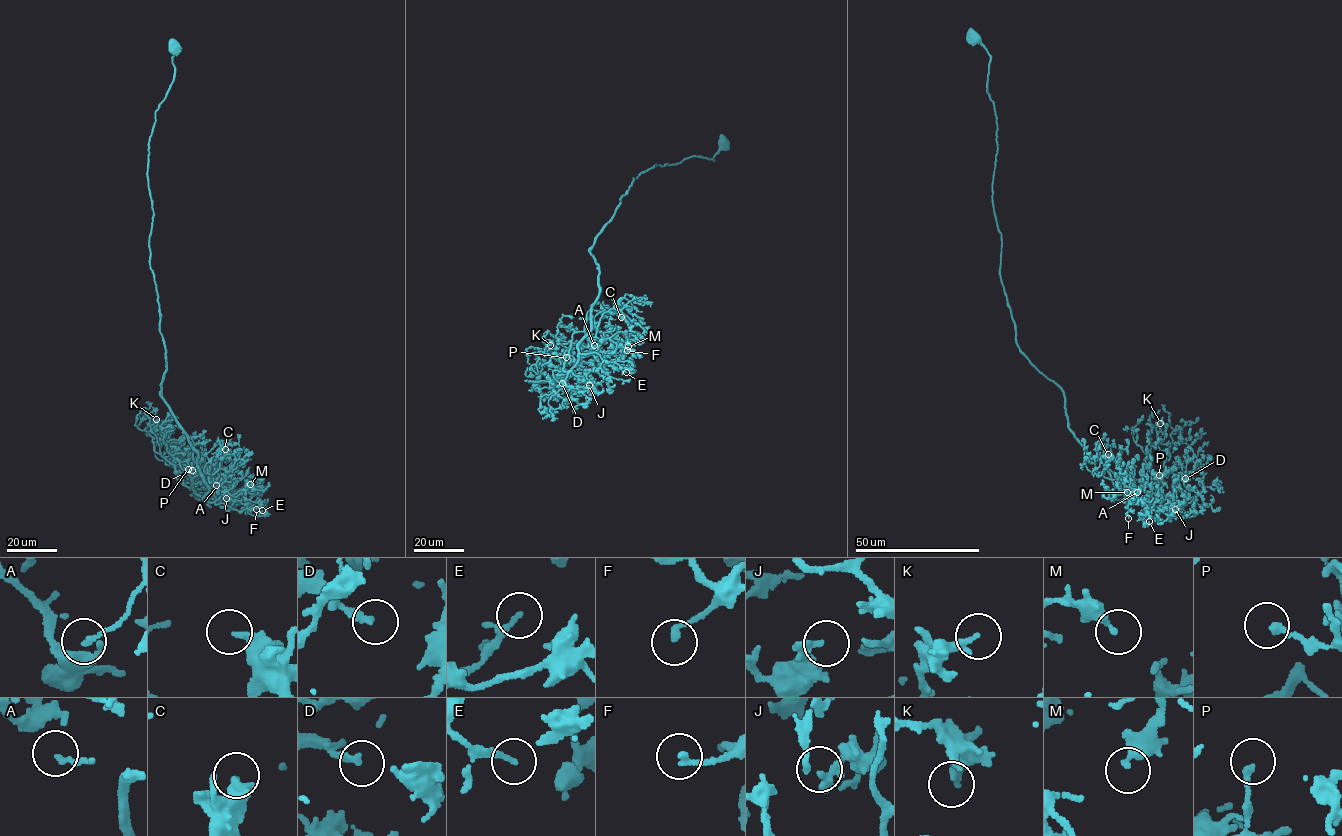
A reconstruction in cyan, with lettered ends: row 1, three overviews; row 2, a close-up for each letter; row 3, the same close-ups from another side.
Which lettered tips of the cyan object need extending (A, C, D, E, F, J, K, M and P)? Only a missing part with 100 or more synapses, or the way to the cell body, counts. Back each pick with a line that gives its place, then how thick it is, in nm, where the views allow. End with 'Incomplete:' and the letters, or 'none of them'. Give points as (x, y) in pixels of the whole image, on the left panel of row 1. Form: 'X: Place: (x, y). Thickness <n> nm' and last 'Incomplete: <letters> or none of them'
Incomplete: none of them

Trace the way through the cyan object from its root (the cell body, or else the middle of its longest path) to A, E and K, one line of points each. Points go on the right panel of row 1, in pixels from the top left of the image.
A: (973, 38), (990, 57), (992, 199), (1016, 345), (1064, 392), (1073, 436), (1146, 508), (1137, 492)
E: (973, 38), (990, 57), (992, 199), (1016, 345), (1064, 392), (1073, 436), (1149, 521)
K: (973, 38), (990, 57), (1016, 345), (1064, 392), (1073, 436), (1147, 506), (1169, 502), (1160, 423)

